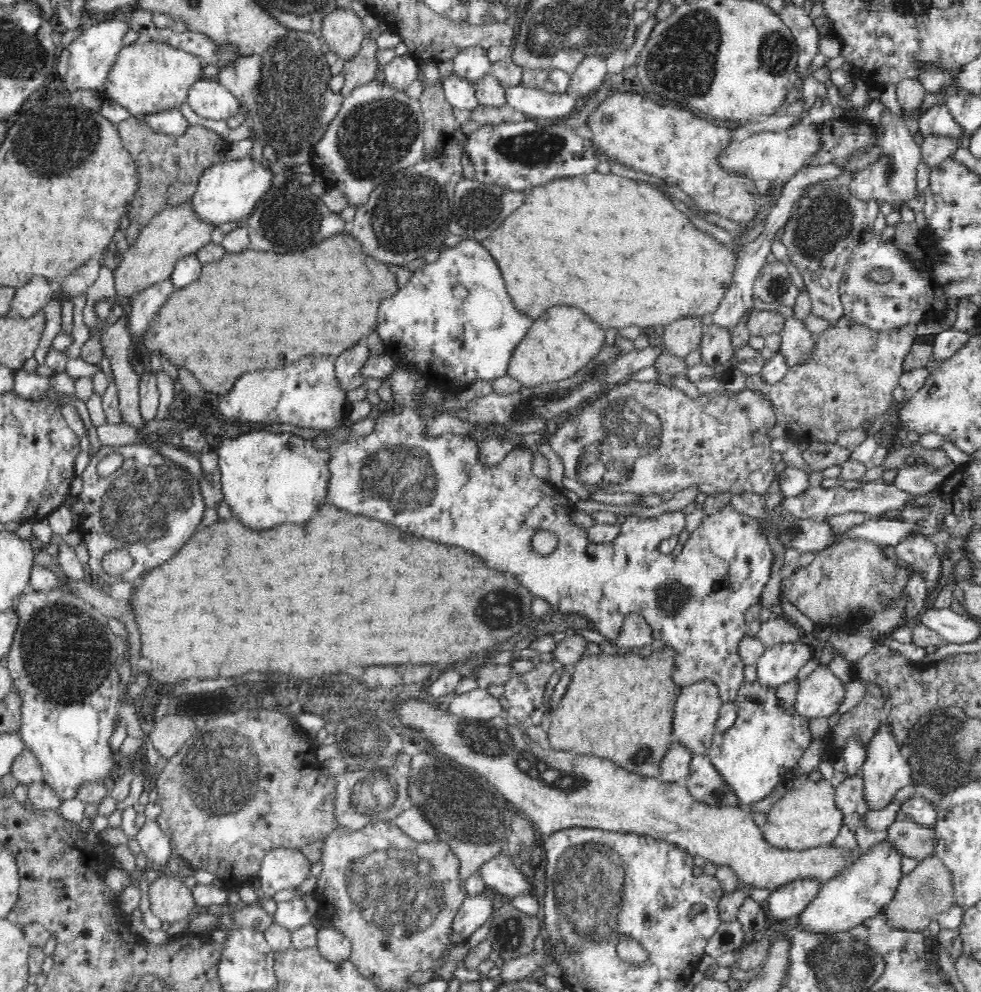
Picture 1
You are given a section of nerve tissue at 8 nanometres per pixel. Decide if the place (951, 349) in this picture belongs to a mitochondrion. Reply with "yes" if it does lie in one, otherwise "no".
no

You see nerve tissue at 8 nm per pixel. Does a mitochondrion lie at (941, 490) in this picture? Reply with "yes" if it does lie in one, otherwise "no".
no

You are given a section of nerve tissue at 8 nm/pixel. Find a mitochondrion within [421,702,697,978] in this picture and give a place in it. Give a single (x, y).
(592, 895)

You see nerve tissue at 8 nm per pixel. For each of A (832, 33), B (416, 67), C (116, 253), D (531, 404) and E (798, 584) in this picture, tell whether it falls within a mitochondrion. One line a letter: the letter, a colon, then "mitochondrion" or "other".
A: other
B: other
C: other
D: mitochondrion
E: other

